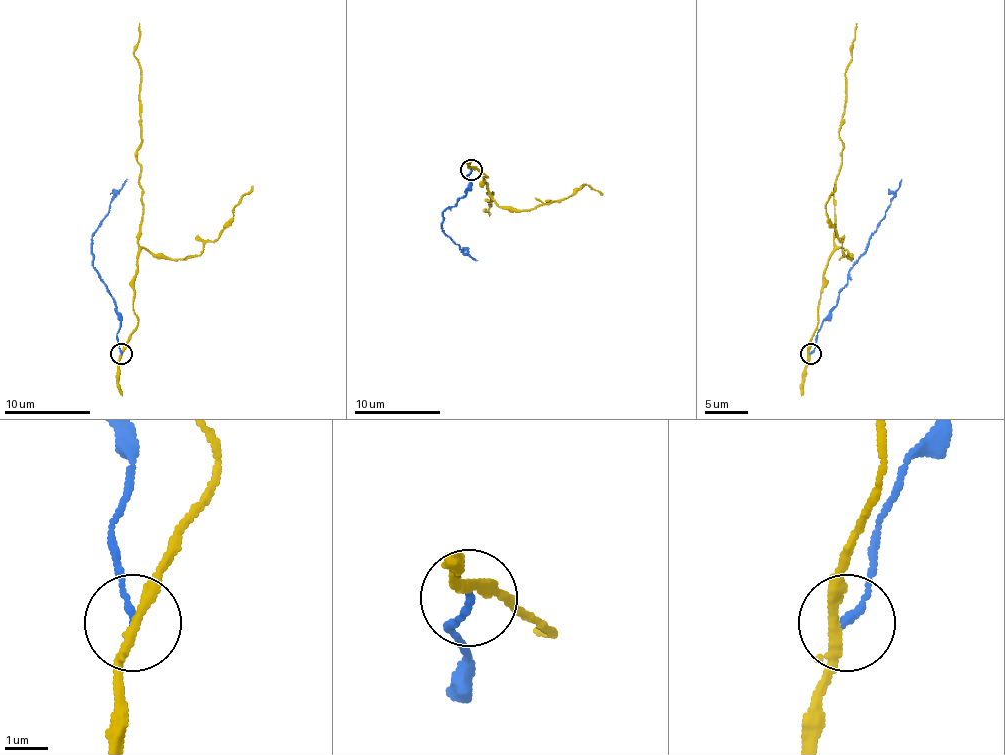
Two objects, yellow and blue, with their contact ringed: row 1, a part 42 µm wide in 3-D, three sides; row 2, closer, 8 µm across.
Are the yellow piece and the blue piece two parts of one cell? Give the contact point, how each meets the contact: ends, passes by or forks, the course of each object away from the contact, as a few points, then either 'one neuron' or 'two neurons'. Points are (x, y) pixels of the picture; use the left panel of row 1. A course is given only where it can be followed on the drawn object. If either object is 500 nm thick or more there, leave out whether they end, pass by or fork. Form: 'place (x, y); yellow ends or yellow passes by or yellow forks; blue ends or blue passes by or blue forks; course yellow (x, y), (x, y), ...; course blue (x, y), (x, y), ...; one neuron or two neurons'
place (121, 353); yellow passes by; blue ends; course yellow (121, 354), (136, 326), (132, 300), (143, 214), (136, 160), (139, 24); course blue (121, 354), (117, 332), (119, 315), (113, 296), (93, 266), (91, 235), (108, 212), (111, 199), (128, 179); two neurons

